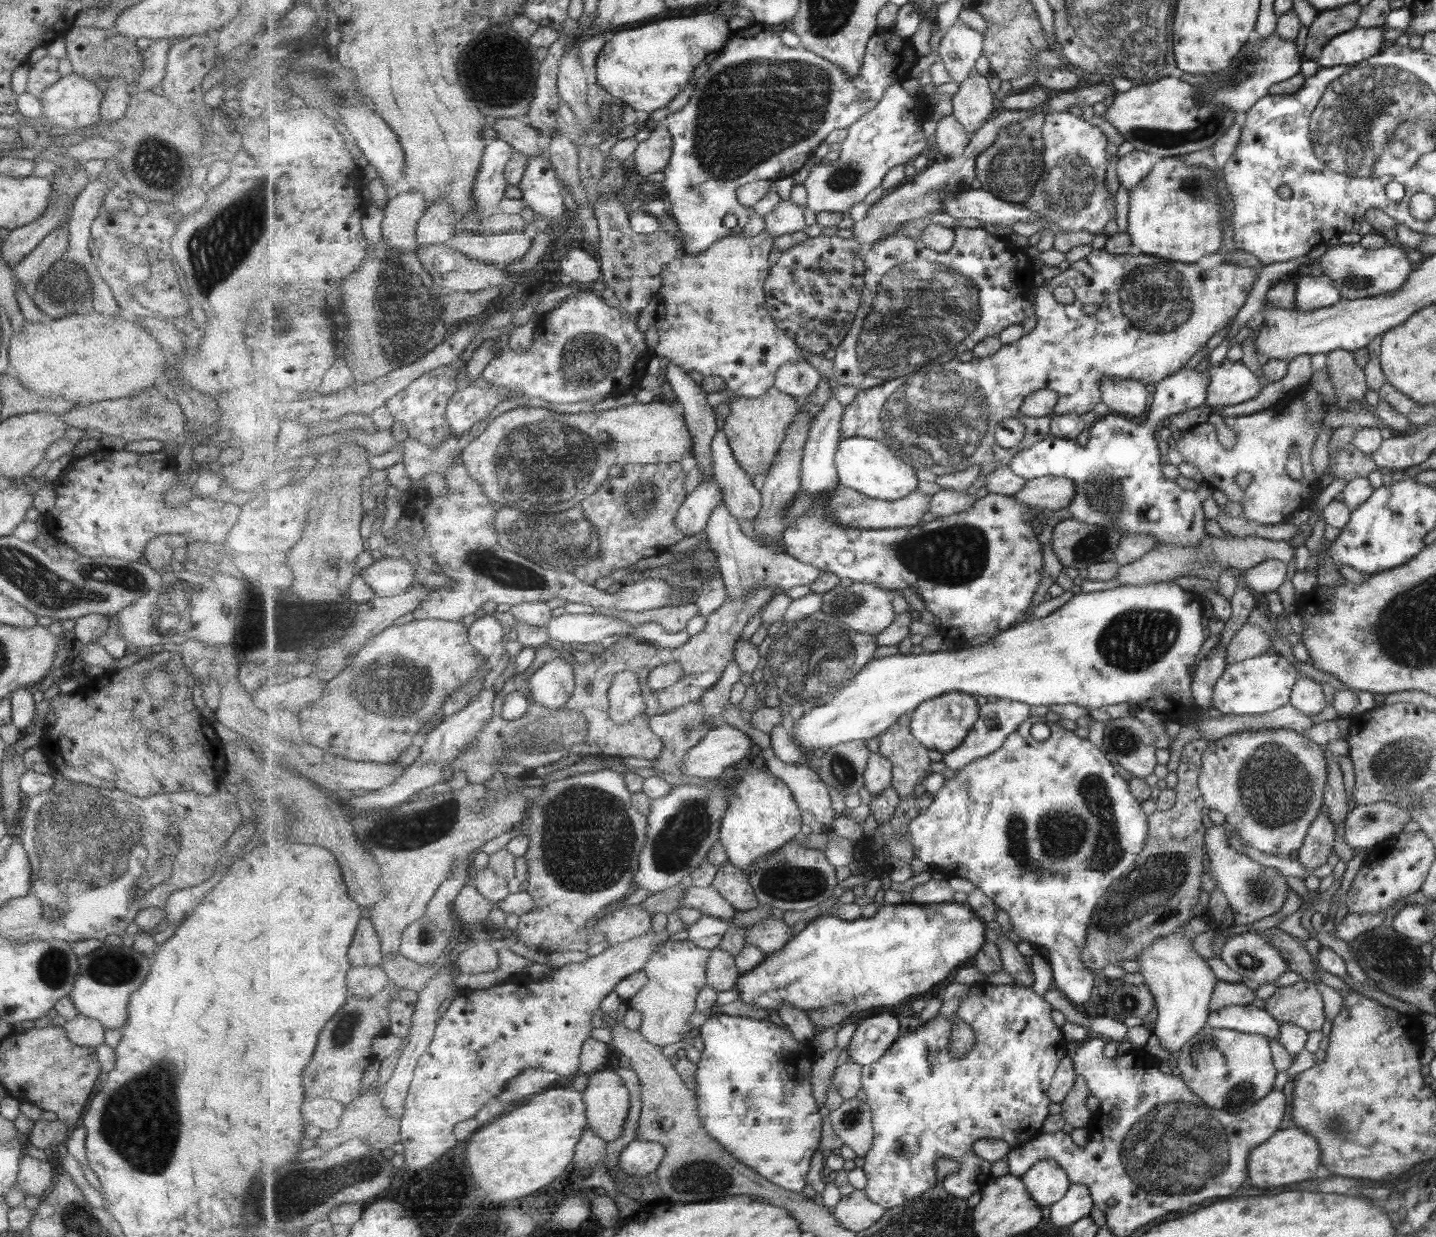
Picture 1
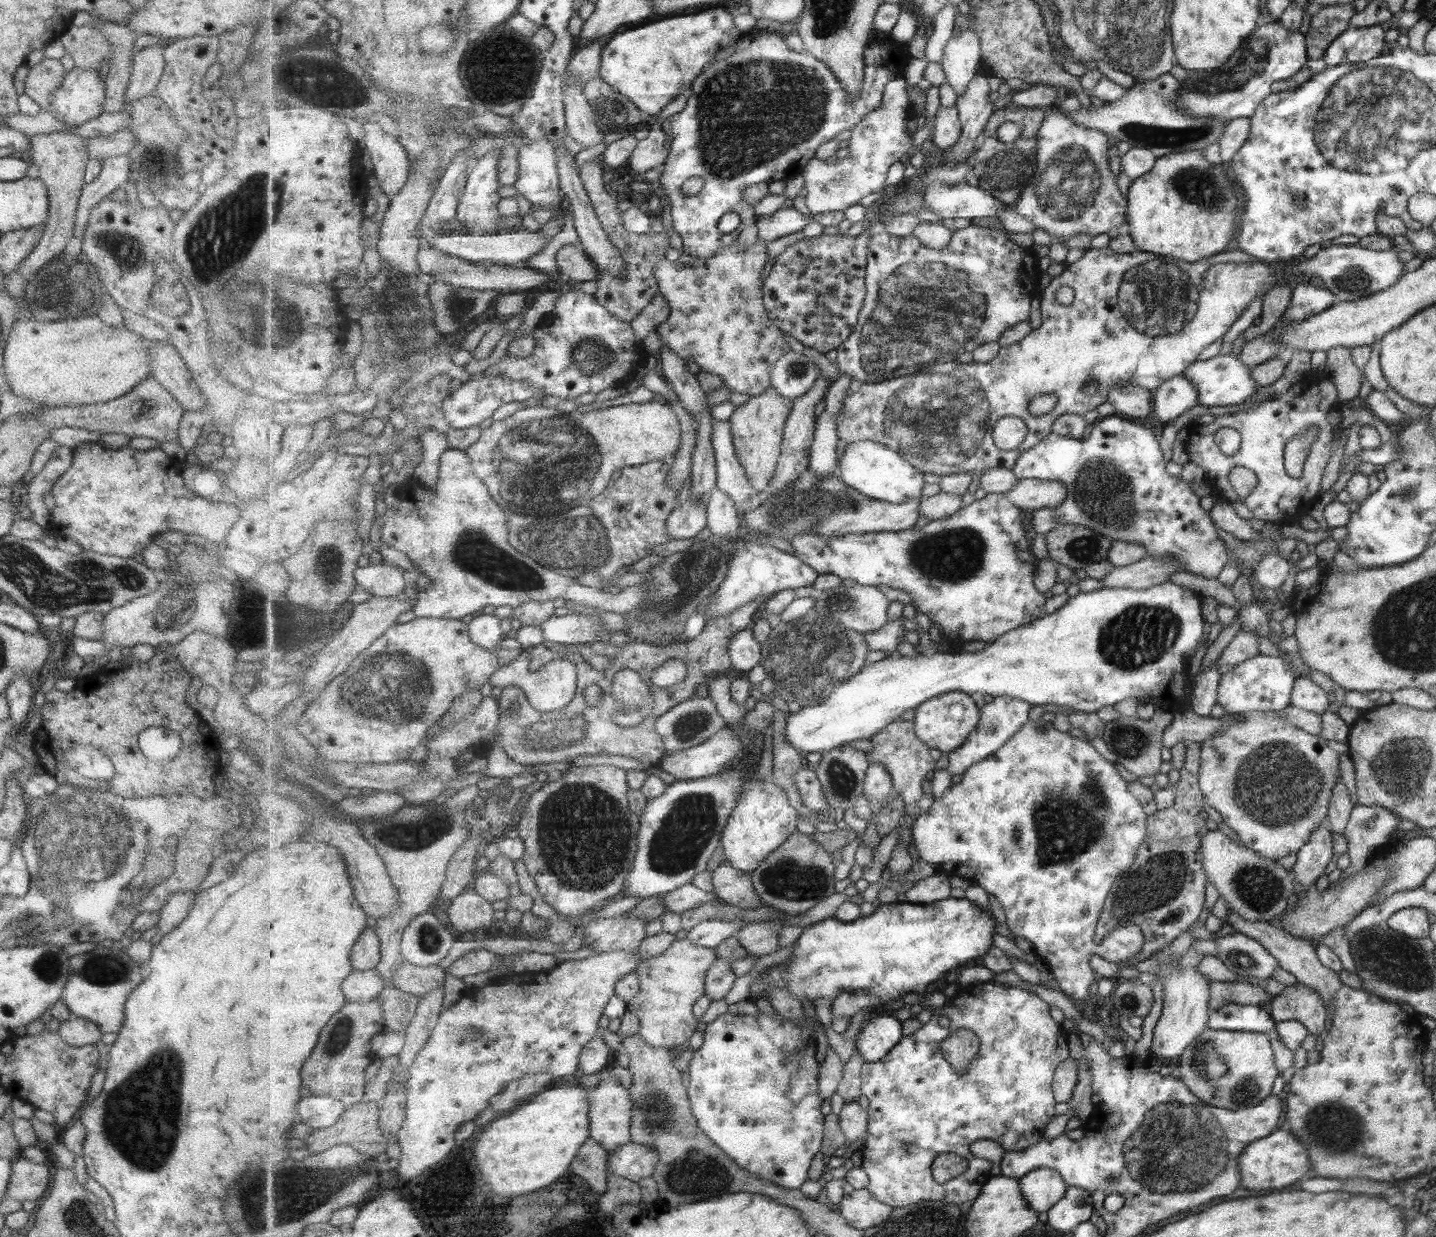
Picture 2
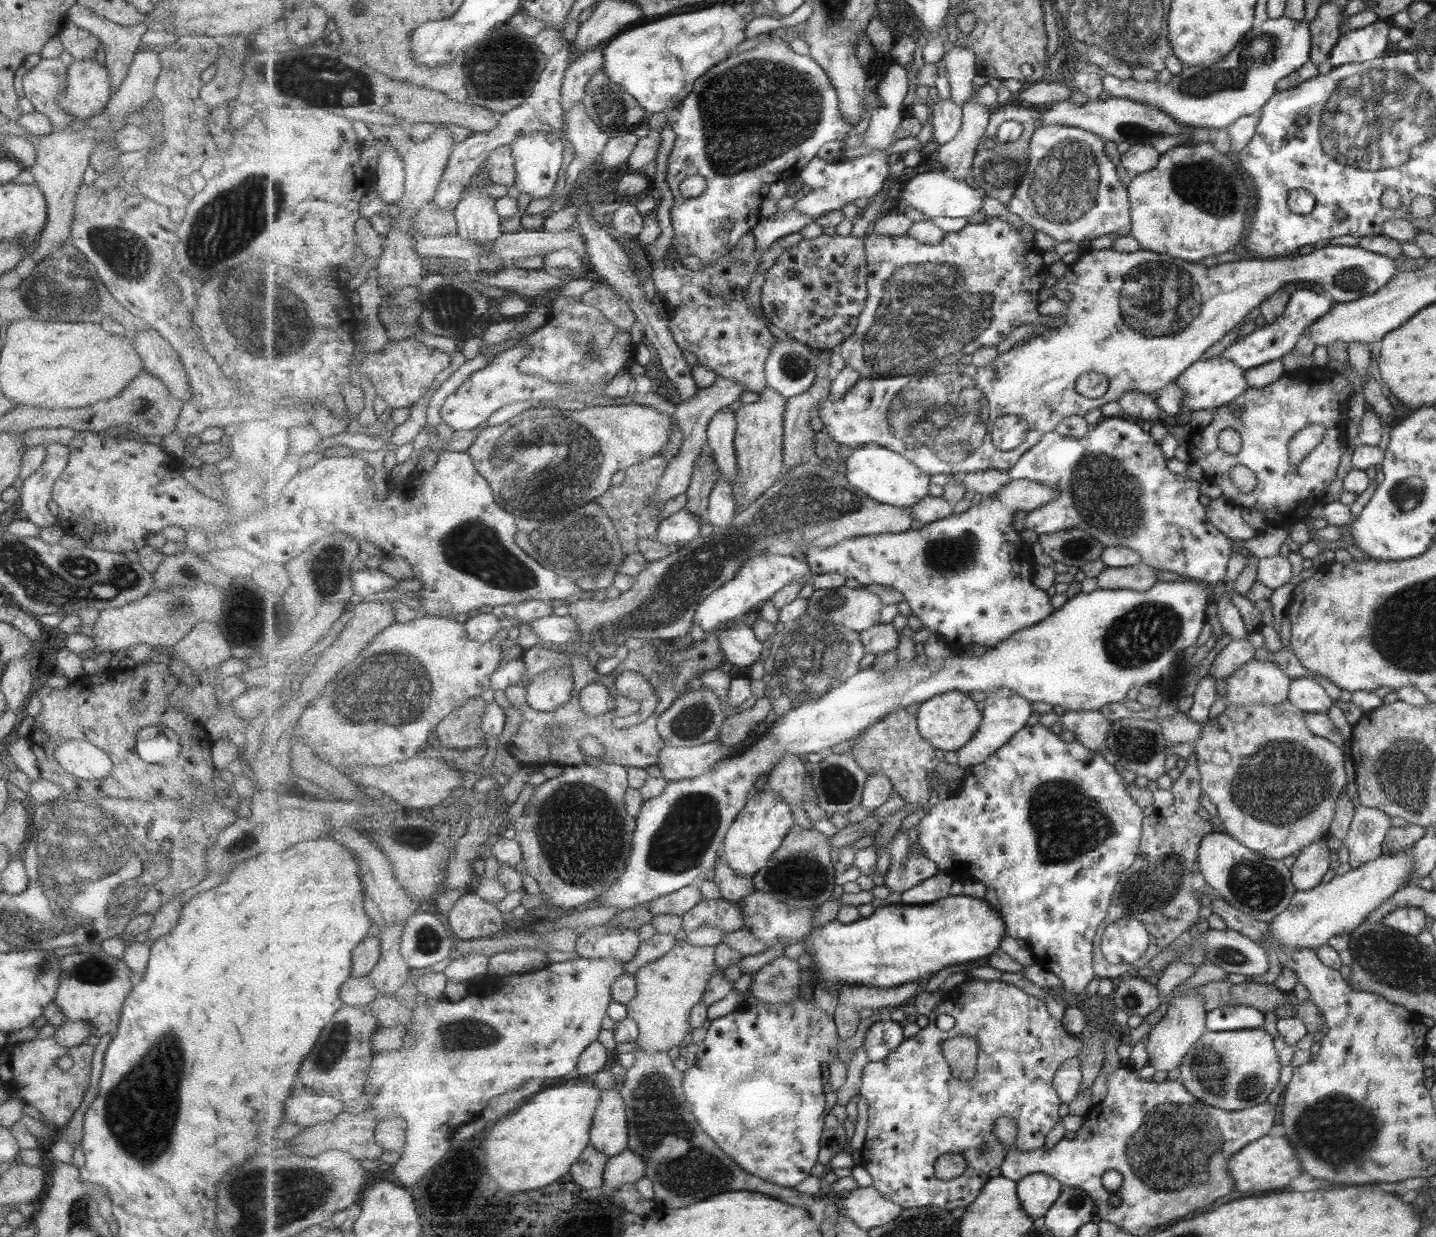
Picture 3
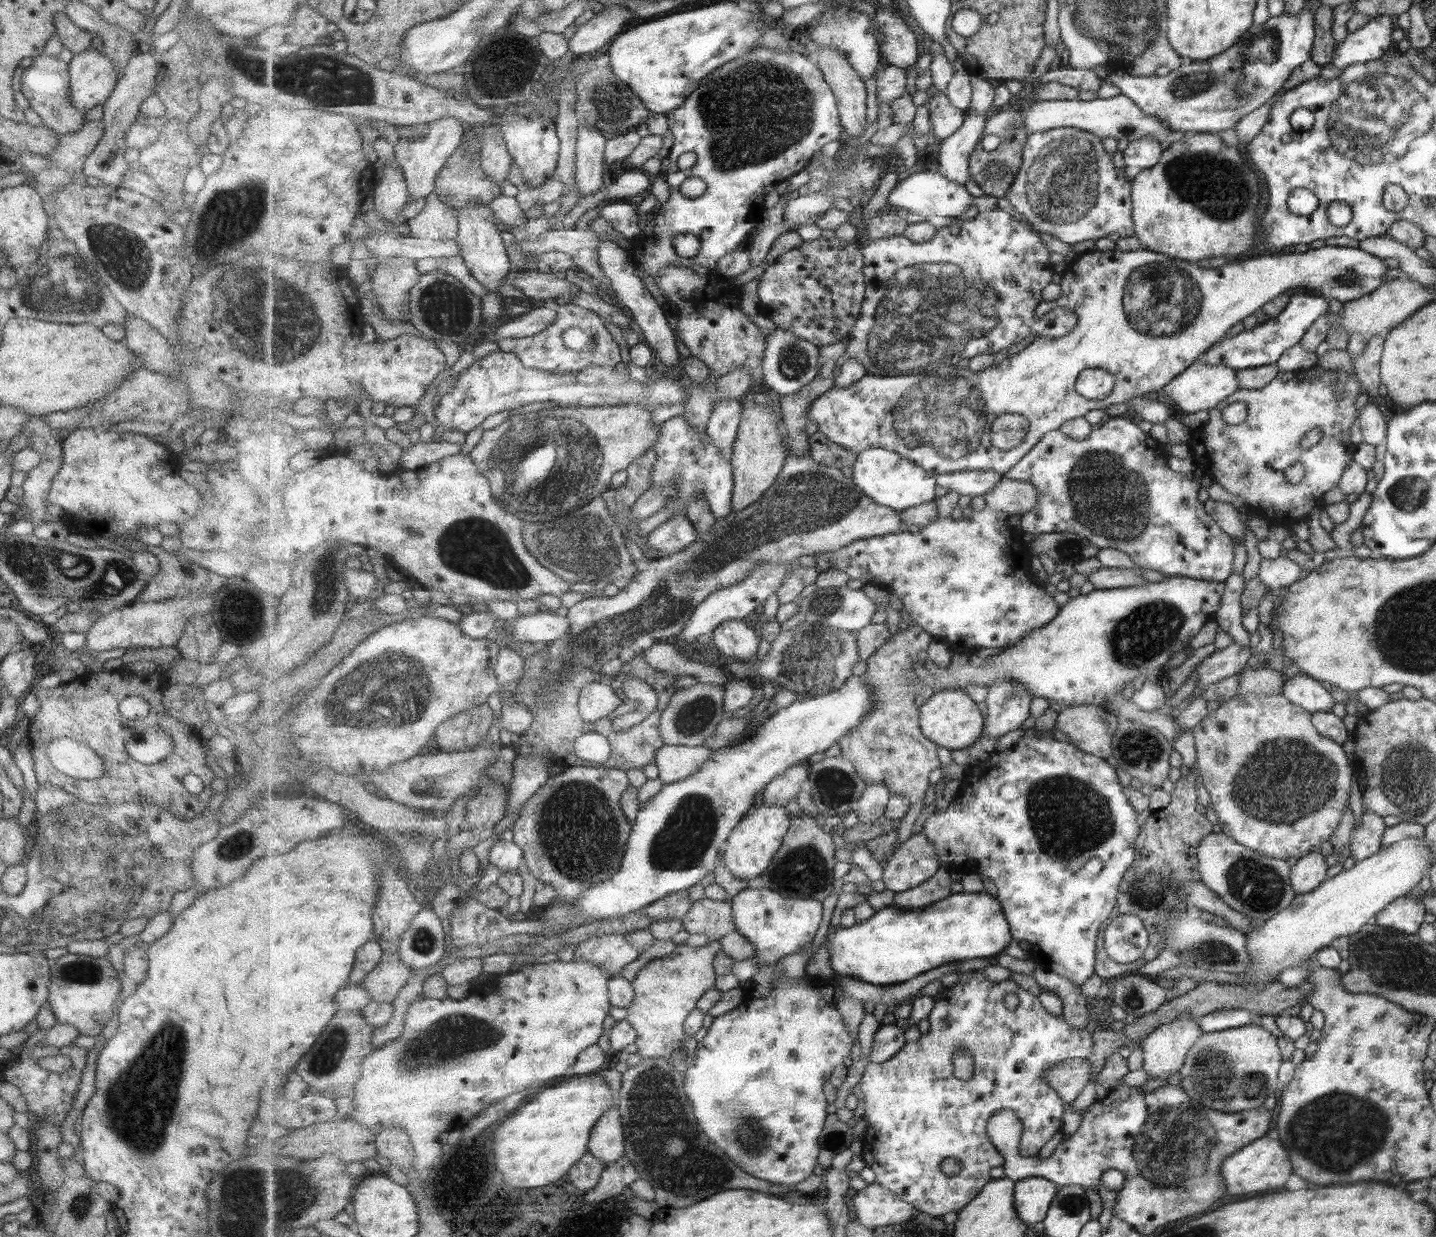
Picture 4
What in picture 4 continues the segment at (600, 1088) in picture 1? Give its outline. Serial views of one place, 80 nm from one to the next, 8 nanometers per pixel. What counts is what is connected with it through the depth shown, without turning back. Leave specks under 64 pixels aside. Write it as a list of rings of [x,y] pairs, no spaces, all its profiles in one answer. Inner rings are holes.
[[[618,1106],[610,1109],[597,1121],[588,1145],[588,1152],[602,1160],[606,1166],[624,1157],[626,1154],[625,1133]]]

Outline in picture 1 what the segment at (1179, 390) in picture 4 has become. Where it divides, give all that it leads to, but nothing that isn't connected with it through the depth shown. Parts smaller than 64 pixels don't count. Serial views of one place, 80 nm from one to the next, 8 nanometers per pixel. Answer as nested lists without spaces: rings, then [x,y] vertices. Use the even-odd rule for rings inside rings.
[[[1226,357],[1216,365],[1210,365],[1205,358],[1194,370],[1206,370],[1208,383],[1204,405],[1210,407],[1233,406],[1251,400],[1264,385],[1243,363]]]

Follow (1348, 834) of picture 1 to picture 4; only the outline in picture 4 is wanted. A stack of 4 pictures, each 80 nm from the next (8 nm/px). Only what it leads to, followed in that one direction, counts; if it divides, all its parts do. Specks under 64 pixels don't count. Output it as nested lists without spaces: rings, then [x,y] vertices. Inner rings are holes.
[[[1363,811],[1358,827],[1353,828],[1352,839],[1348,843],[1350,858],[1354,862],[1363,860],[1380,848],[1379,841],[1385,826],[1381,816],[1374,812]]]

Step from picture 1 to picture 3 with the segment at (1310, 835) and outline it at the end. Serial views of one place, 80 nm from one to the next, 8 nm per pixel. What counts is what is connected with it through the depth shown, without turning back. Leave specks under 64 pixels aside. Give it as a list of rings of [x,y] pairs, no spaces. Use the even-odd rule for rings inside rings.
[[[1317,840],[1296,856],[1291,868],[1292,885],[1297,891],[1315,889],[1323,874],[1329,870],[1329,850]]]

